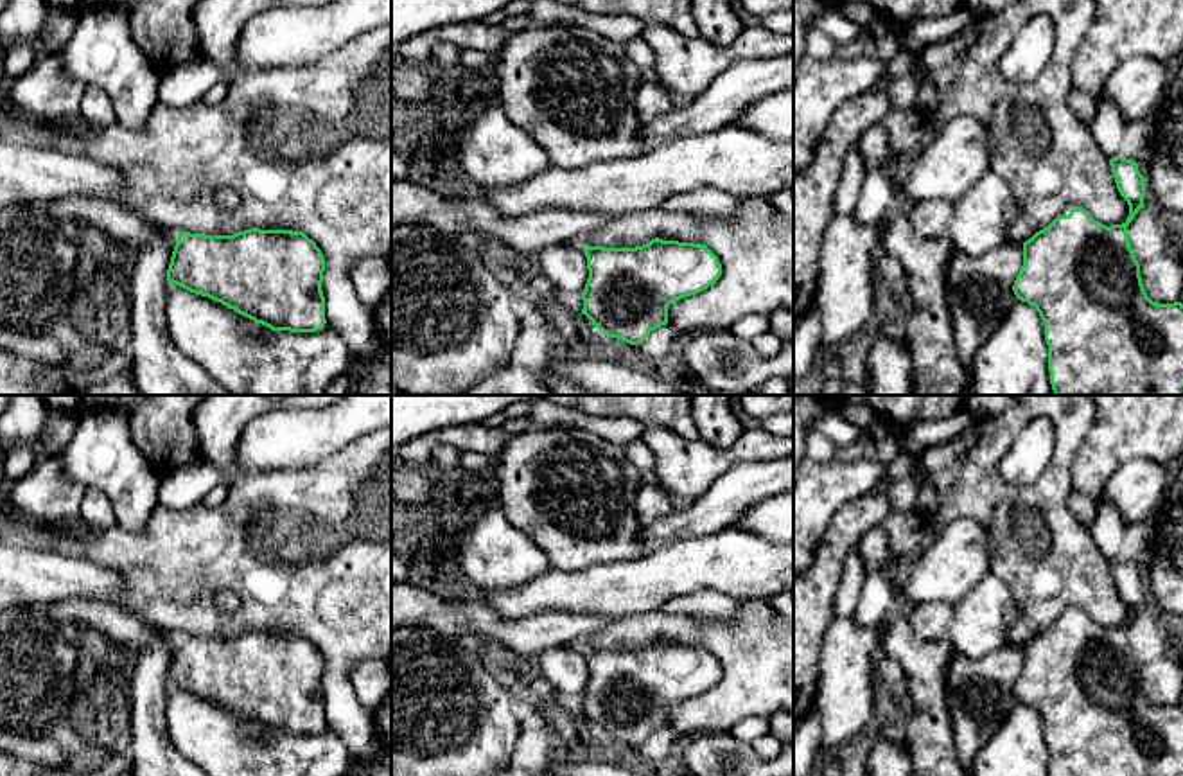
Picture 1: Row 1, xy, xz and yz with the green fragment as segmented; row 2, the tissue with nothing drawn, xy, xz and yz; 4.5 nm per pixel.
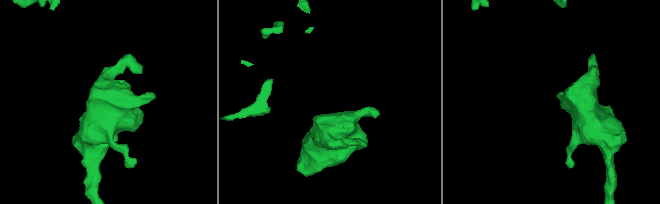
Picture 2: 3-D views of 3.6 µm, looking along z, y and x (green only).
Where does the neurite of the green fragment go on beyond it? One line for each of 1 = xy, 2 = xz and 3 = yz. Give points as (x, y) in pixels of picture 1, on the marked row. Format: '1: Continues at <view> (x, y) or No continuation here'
1: No continuation here
2: No continuation here
3: No continuation here

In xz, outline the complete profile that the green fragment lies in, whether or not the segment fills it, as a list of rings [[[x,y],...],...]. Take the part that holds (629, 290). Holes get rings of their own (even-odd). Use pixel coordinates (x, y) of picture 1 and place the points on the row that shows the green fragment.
[[[662,241],[635,248],[583,248],[589,278],[585,314],[609,338],[643,343],[668,323],[668,305],[713,286],[722,275],[705,244]]]

